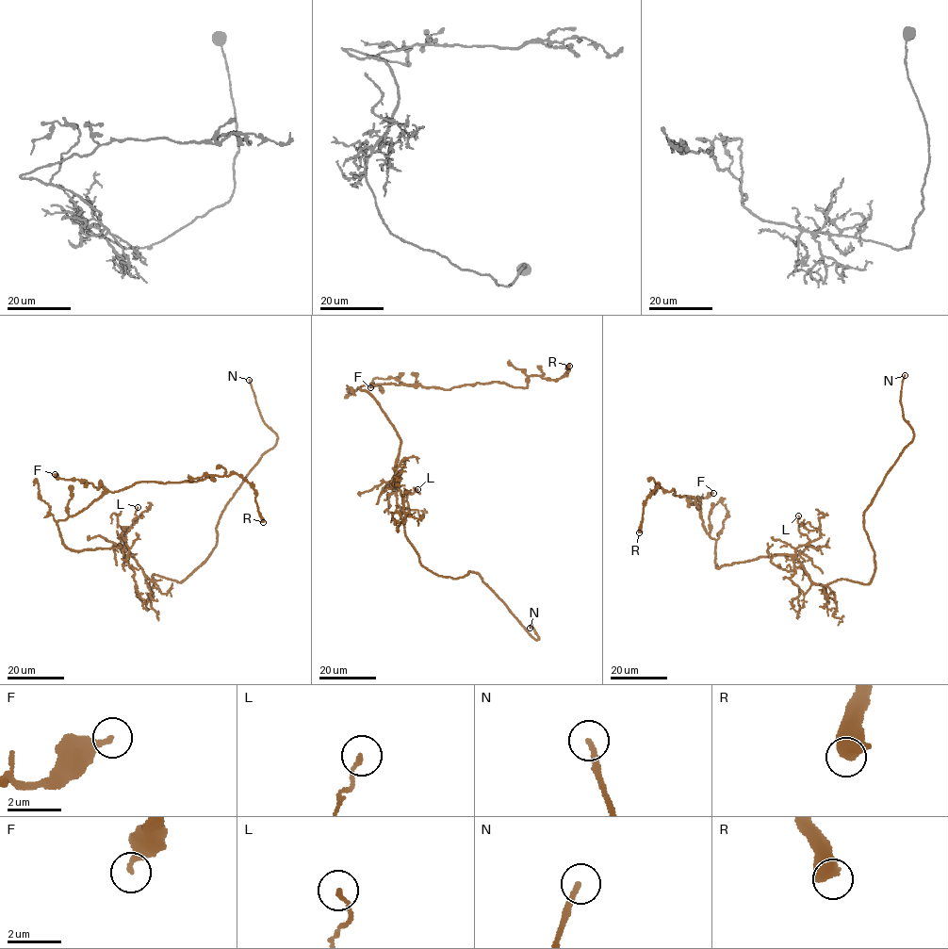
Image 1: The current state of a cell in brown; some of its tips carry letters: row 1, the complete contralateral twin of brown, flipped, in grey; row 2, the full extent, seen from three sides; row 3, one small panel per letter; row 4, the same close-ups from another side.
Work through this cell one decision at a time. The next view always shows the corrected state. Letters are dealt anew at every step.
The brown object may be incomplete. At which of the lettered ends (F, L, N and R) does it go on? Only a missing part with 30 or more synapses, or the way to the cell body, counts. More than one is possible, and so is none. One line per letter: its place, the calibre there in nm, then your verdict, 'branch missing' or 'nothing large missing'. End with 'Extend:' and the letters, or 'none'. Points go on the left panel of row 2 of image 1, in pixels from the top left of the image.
F: at (55, 474); 280 nm thick; nothing large missing
L: at (138, 507); 150 nm thick; nothing large missing
N: at (249, 380); 190 nm thick; branch missing
R: at (263, 522); 700 nm thick; nothing large missing
Extend: N

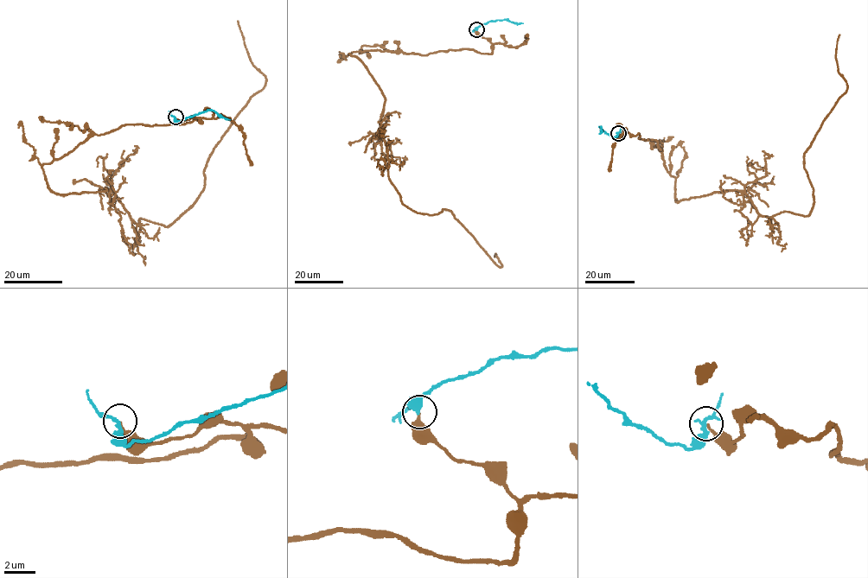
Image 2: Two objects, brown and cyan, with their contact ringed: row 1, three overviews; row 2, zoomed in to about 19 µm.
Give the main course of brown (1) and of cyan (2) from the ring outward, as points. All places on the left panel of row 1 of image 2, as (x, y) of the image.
1: (175, 117), (202, 123), (90, 135), (47, 186), (181, 216), (264, 86), (238, 21)
2: (175, 117), (178, 121), (213, 110), (230, 119)

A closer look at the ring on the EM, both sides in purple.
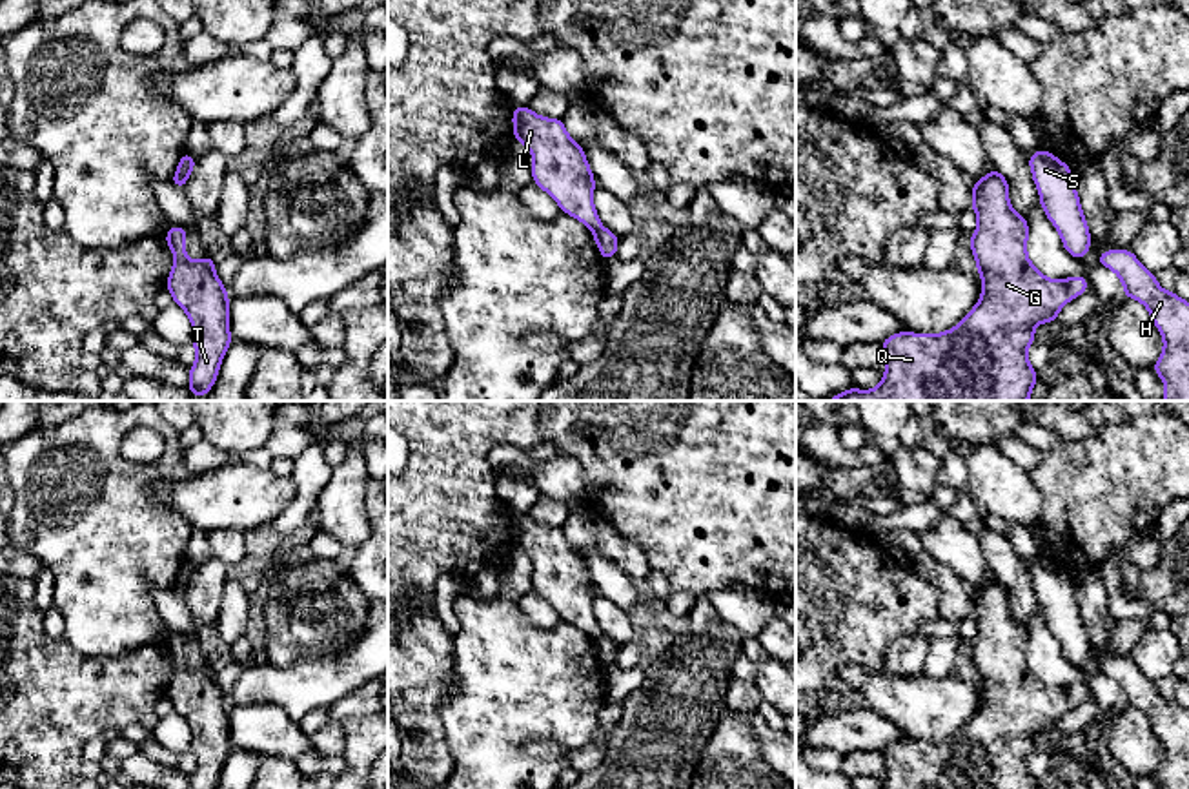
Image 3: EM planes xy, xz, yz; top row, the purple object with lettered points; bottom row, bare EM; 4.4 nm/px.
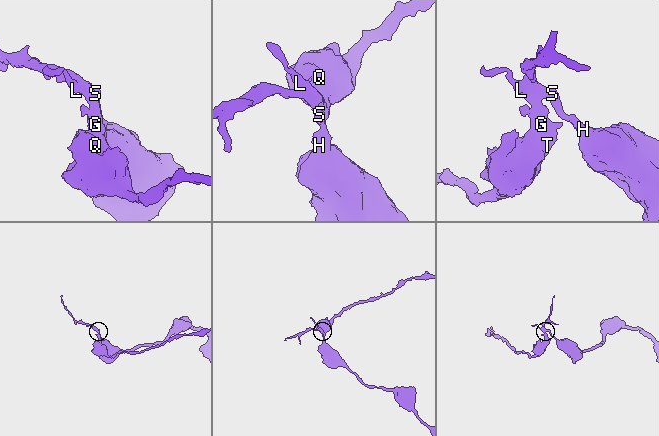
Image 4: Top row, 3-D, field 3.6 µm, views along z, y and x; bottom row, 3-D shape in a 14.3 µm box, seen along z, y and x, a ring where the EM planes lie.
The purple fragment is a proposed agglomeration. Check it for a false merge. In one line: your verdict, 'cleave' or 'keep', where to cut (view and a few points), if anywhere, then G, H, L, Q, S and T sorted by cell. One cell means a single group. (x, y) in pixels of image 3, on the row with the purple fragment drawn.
cleave; cut xz (599, 225), (592, 230); groups G L Q T / H S

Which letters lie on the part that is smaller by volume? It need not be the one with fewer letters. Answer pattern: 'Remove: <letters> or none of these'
Remove: G, L, Q, T

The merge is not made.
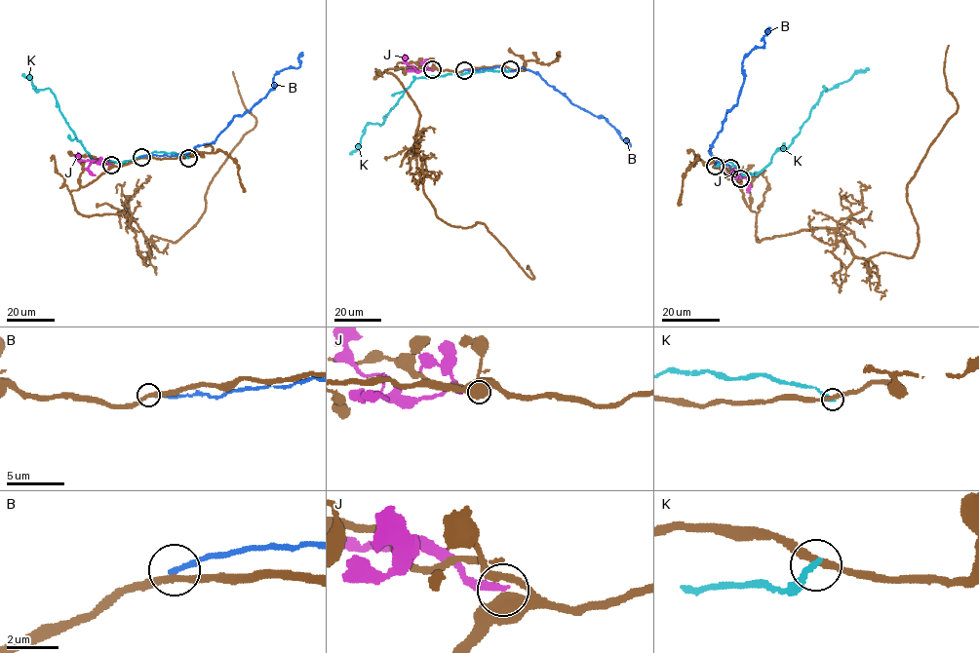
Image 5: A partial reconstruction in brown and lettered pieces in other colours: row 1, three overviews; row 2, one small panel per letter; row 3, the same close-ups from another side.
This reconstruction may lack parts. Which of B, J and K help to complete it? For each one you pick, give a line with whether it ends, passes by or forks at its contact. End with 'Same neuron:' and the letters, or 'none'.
Same neuron: none

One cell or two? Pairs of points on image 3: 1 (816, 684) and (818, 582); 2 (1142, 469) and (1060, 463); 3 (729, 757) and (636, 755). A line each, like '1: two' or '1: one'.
1: one
2: one
3: two

